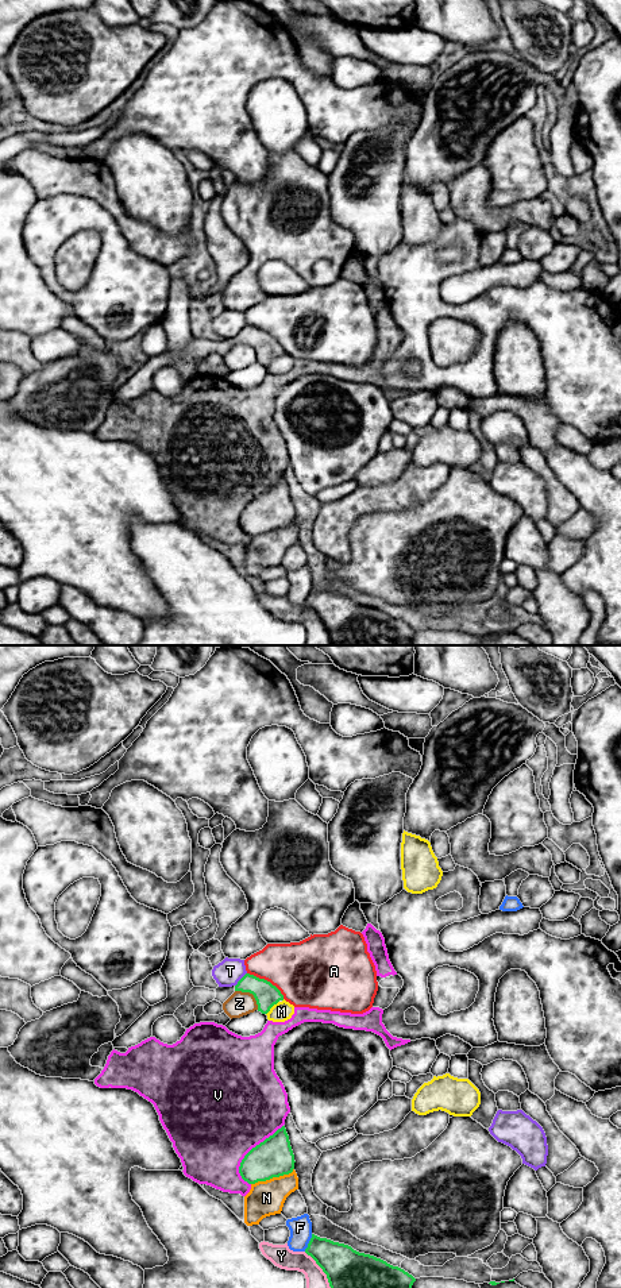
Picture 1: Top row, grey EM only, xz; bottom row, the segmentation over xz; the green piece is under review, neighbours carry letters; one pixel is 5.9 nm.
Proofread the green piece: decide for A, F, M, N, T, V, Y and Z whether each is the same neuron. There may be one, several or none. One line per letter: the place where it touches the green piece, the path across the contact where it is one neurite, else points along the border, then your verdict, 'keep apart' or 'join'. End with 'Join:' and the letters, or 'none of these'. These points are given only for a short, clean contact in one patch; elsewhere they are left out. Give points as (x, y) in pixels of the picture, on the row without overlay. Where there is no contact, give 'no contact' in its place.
A: xz (266, 332) | keep apart
F: xz (309, 594) | keep apart
M: xz (272, 358) | keep apart
N: xz (273, 528) | keep apart
T: xz (240, 331) | keep apart
V: xz (249, 504) | keep apart
Y: xz (323, 623) | keep apart
Z: xz (251, 344) | keep apart
Join: none of these

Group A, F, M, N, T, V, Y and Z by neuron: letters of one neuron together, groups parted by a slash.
A / F / M / N / T / V / Y / Z

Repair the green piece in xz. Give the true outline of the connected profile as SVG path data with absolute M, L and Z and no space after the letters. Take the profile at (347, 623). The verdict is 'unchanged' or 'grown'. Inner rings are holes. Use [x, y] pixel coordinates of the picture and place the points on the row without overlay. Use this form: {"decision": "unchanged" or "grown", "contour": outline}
{"decision": "unchanged", "contour": "M315 586L305 605L327 626L332 645L410 645L416 633L398 618Z"}

